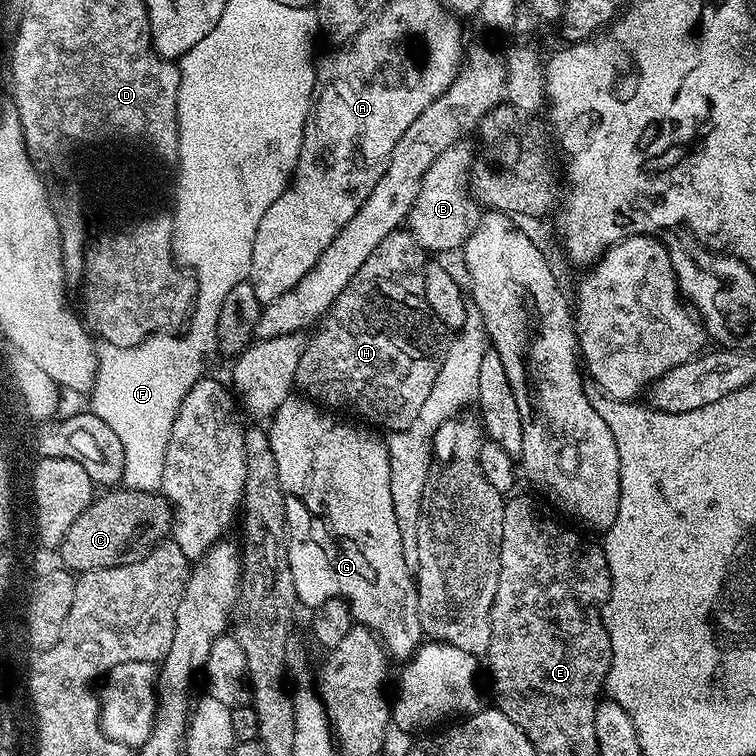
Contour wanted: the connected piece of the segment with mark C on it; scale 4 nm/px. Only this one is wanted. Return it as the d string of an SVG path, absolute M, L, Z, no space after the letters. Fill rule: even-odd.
M125 487L107 492L110 493L97 495L91 506L74 520L60 544L61 565L73 573L135 564L171 535L172 505L161 493Z

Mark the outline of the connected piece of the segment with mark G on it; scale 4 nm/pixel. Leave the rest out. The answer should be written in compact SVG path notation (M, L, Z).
M291 394L278 406L270 417L267 425L270 450L274 454L274 462L278 462L278 482L282 482L282 494L286 506L286 522L288 523L288 557L290 558L290 574L294 574L294 590L297 601L301 605L315 606L327 600L345 600L348 609L352 611L352 619L364 628L370 629L380 638L385 652L393 661L406 662L413 656L425 639L424 631L418 618L418 590L414 569L406 566L406 554L402 554L402 533L398 530L398 518L394 518L394 500L390 498L390 458L388 445L383 439L375 436L375 431L367 427L355 428L347 419L335 420L331 411L325 410L321 405L305 398L300 394Z

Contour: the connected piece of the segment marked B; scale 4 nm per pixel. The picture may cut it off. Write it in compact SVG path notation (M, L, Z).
M464 142L452 144L433 162L422 178L418 198L408 211L407 231L411 232L425 253L463 249L480 221L482 208L472 197L468 186L474 152L466 145Z

